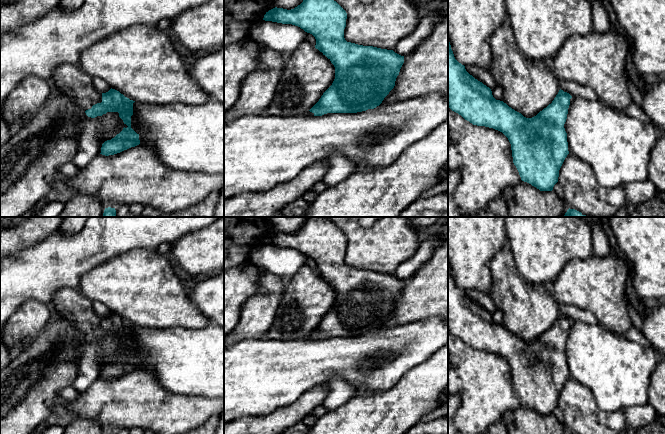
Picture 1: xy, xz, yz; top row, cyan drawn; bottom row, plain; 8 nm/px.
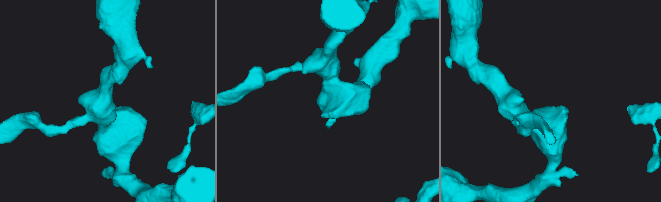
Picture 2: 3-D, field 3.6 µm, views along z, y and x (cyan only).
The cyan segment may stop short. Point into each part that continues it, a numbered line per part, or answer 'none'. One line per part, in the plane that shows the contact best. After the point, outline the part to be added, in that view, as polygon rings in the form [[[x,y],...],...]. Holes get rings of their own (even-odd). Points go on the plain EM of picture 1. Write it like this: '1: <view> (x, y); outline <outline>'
1: xy (69, 302); outline [[[62,288],[57,290],[50,306],[53,312],[70,320],[84,335],[102,326],[102,317],[94,312],[92,301],[77,289]]]

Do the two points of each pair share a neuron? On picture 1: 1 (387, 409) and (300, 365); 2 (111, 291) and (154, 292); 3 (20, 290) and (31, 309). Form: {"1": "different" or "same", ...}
{"1": "different", "2": "same", "3": "different"}

